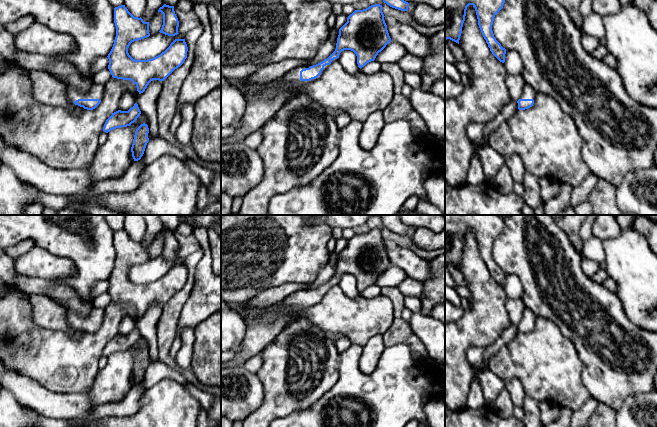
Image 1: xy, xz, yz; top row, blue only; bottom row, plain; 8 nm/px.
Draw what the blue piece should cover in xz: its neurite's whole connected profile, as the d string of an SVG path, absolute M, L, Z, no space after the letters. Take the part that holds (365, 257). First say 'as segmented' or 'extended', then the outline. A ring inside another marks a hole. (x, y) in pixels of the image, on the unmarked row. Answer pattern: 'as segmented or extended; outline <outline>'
extended; outline M380 228L355 234L339 253L335 275L316 289L300 290L289 295L283 301L274 304L264 315L254 319L246 328L241 351L234 355L230 362L221 364L221 368L244 366L249 358L260 354L285 327L286 316L282 313L283 308L298 310L315 305L331 287L338 285L342 275L353 275L360 293L374 285L378 277L391 265L384 241Z

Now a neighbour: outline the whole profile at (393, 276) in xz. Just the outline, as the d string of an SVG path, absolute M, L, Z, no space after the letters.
M390 265L386 271L378 277L375 284L381 288L397 287L402 281L407 278L404 270L396 265Z

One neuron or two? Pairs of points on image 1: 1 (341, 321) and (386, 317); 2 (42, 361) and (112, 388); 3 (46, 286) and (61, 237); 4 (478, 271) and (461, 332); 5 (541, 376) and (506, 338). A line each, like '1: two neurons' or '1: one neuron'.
1: one neuron
2: two neurons
3: two neurons
4: one neuron
5: two neurons

